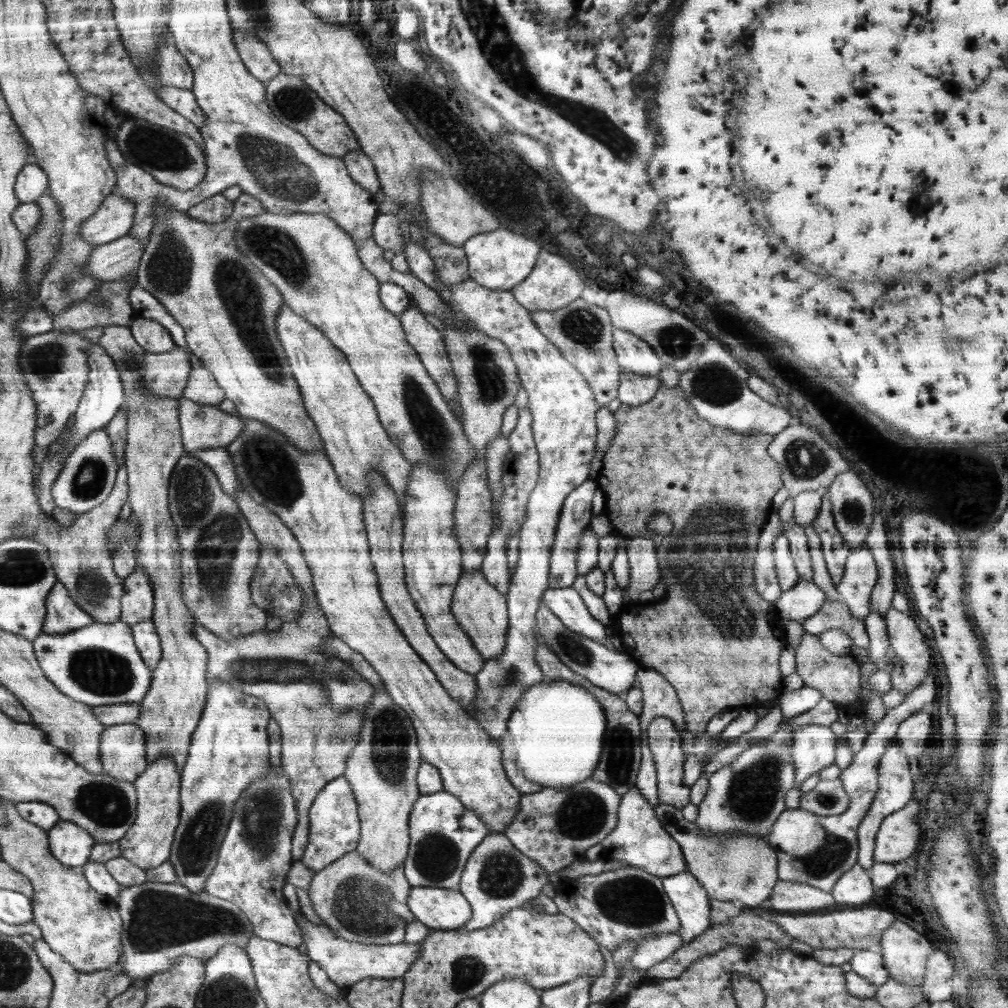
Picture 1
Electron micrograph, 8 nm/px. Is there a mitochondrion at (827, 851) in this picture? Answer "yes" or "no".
yes

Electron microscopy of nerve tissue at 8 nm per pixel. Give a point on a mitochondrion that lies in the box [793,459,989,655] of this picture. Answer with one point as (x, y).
(851, 511)

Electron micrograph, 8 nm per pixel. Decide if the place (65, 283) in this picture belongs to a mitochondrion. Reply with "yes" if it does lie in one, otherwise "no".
yes

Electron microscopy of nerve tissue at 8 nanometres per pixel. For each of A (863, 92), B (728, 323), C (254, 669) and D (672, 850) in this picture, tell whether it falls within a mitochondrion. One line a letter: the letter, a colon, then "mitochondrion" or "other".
A: other
B: other
C: mitochondrion
D: other

